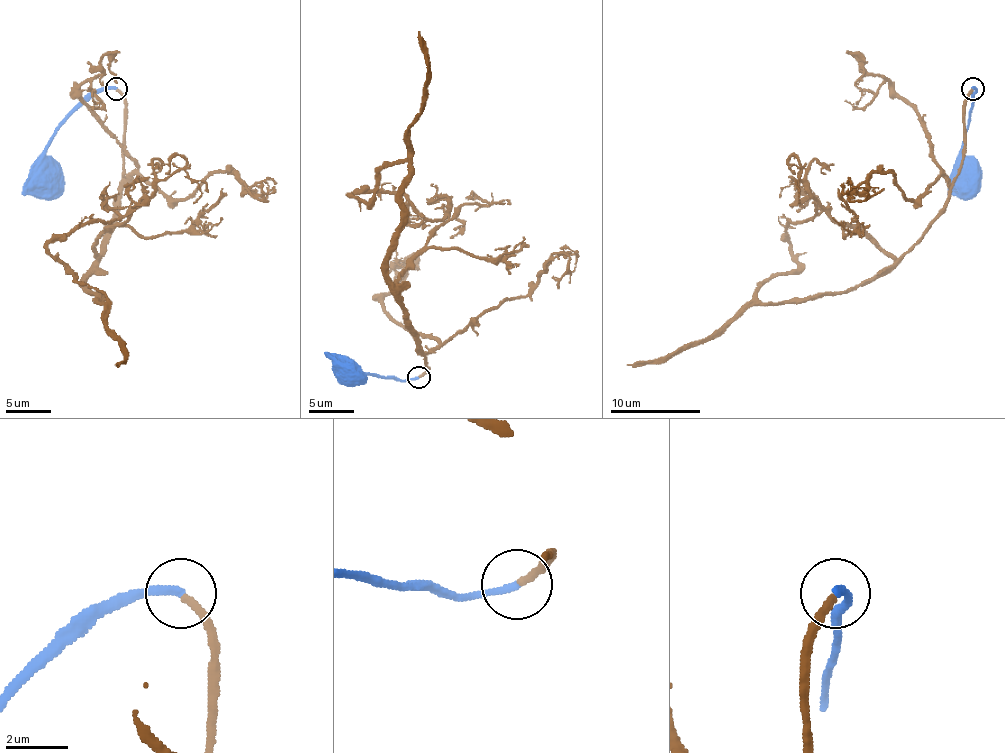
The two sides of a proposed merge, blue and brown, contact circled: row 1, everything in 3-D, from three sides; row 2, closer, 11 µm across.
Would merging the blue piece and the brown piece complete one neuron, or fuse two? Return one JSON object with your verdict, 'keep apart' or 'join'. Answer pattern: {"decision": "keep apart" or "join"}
{"decision": "join"}

